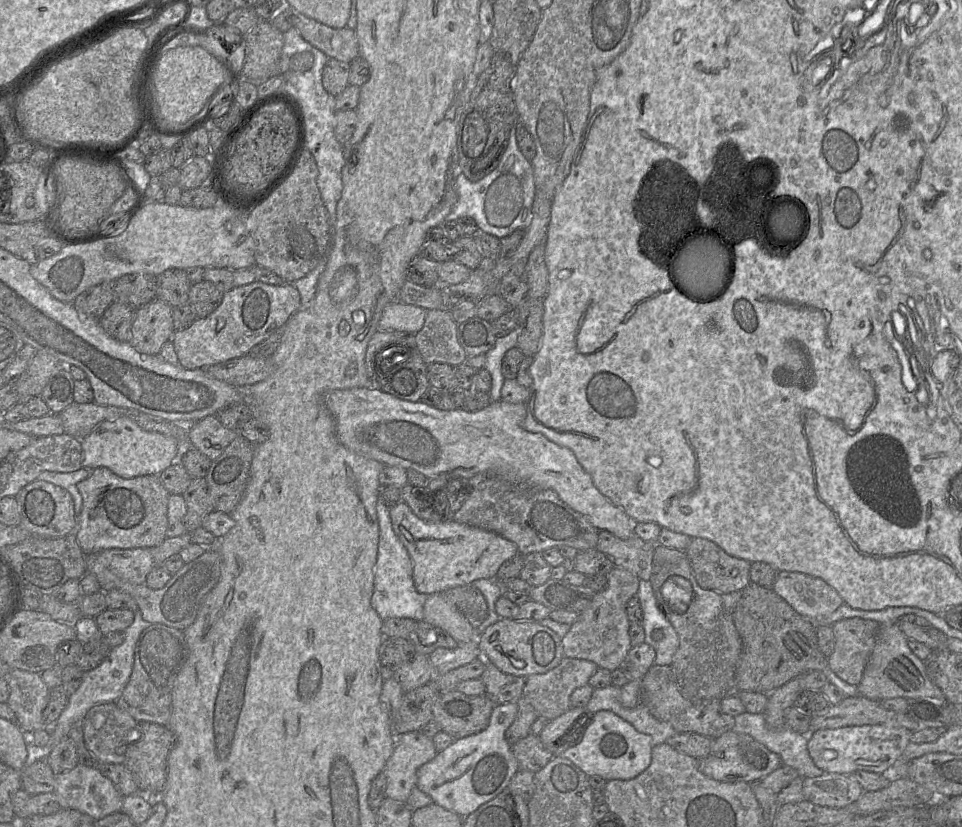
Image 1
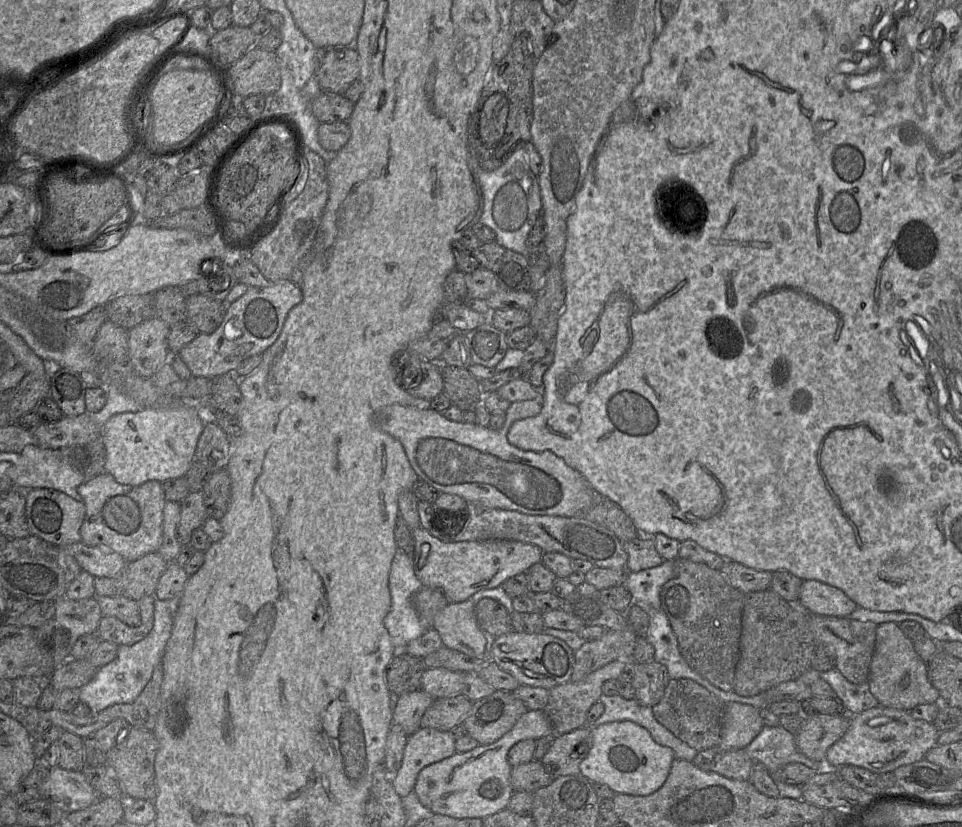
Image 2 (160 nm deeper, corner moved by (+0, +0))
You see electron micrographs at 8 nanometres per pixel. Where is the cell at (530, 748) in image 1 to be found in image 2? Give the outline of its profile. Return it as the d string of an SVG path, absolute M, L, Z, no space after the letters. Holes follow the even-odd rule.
M534 759L513 767L511 772L513 791L534 793L538 789L548 786L553 779L542 762Z

